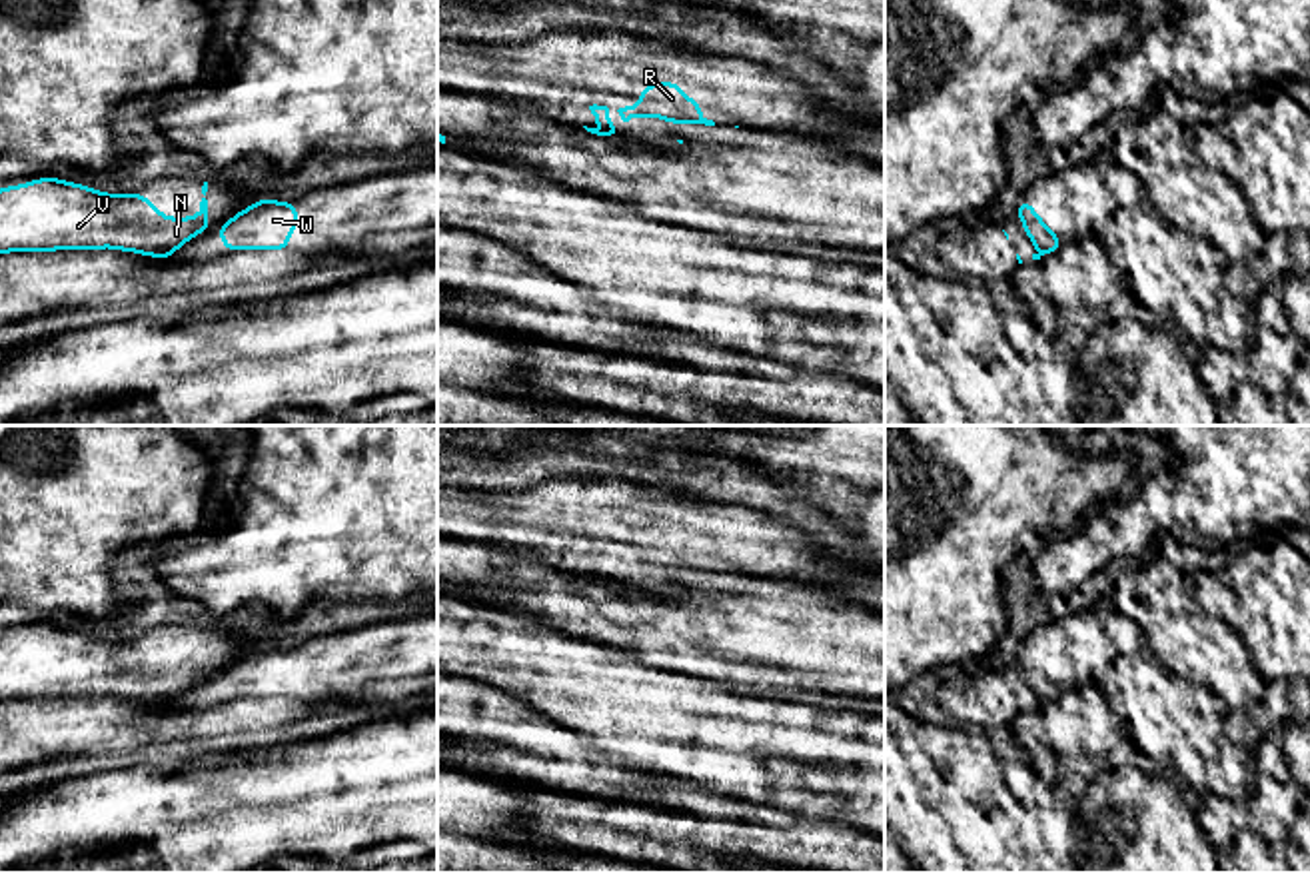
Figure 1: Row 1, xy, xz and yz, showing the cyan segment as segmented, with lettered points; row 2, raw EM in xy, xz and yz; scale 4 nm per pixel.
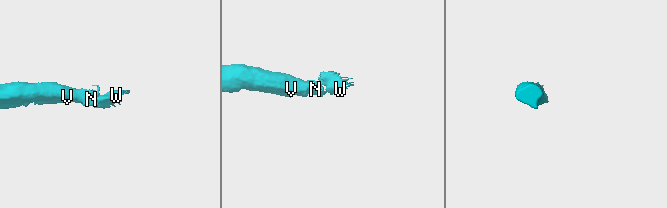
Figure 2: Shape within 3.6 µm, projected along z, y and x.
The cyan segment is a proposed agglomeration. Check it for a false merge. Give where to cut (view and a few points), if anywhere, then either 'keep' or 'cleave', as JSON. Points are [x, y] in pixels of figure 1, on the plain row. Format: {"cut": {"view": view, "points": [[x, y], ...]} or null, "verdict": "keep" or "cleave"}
{"cut": {"view": "xz", "points": [[602, 574], [618, 582]]}, "verdict": "cleave"}

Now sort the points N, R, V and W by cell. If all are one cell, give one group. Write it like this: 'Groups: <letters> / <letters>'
Groups: N V / R W

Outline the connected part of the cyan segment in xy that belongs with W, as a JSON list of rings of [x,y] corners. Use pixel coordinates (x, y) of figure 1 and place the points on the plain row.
[[[260,645],[218,677],[228,699],[246,695],[292,697],[288,681],[298,677],[300,661],[296,649],[276,649]]]

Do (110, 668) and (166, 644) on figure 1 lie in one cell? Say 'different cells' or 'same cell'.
same cell

